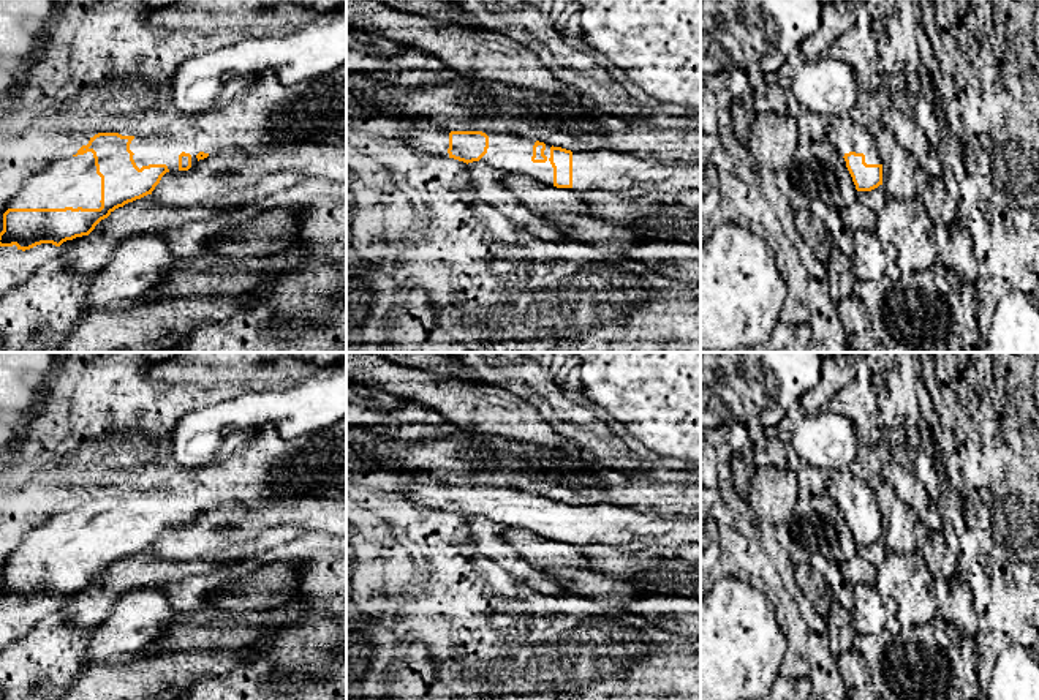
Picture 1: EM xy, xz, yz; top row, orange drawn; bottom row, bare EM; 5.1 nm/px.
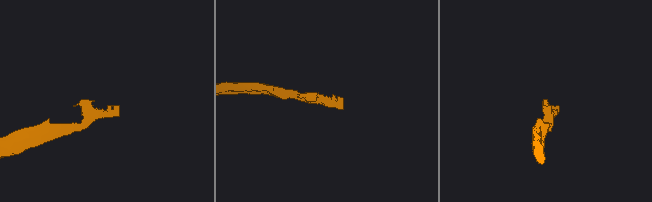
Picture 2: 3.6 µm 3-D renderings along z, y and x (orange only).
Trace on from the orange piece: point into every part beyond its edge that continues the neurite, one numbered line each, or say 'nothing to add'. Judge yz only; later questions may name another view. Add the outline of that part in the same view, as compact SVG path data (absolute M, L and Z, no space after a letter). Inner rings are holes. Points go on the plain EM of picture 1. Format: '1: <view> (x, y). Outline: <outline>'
1: yz (843, 487). Outline: M848 466L841 468L841 469L832 469L827 482L824 484L824 488L829 493L829 496L835 501L835 504L838 506L838 509L841 512L849 506L856 506L856 507L865 509L867 518L882 518L876 495L870 485L870 482L865 482L865 480L859 479L857 476L854 476ZM843 512L843 515L844 515L844 512ZM844 515L844 518L846 518L846 515Z

